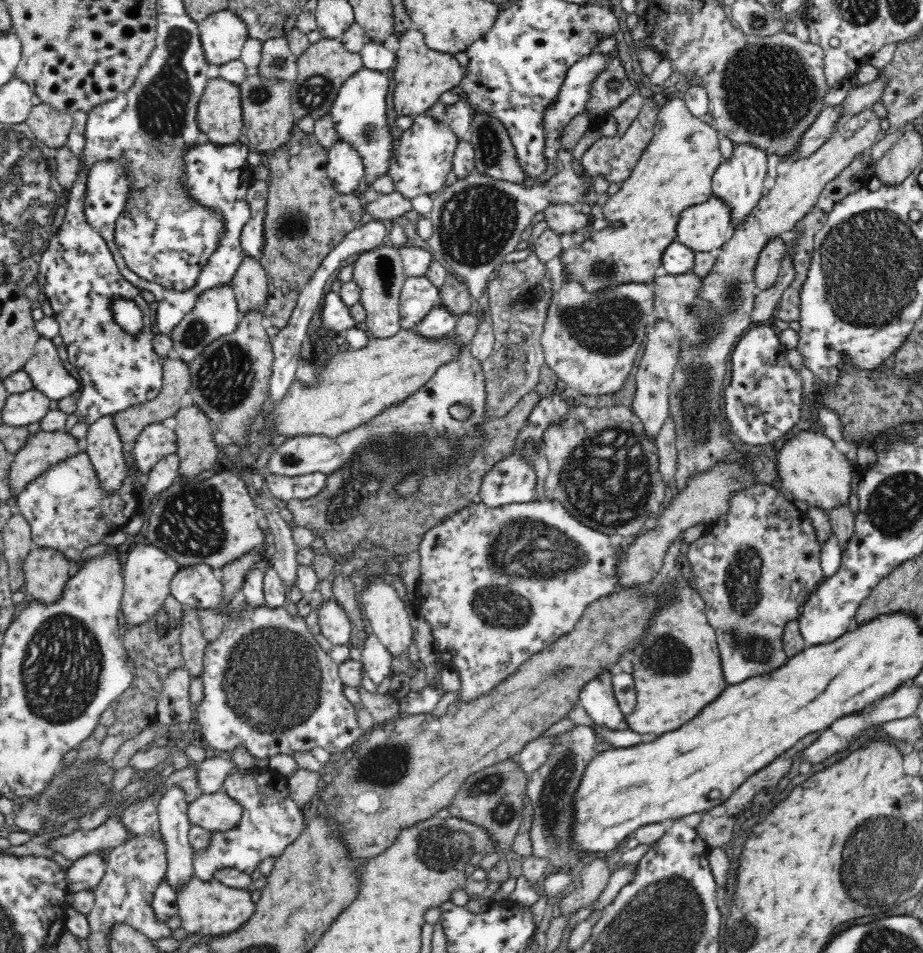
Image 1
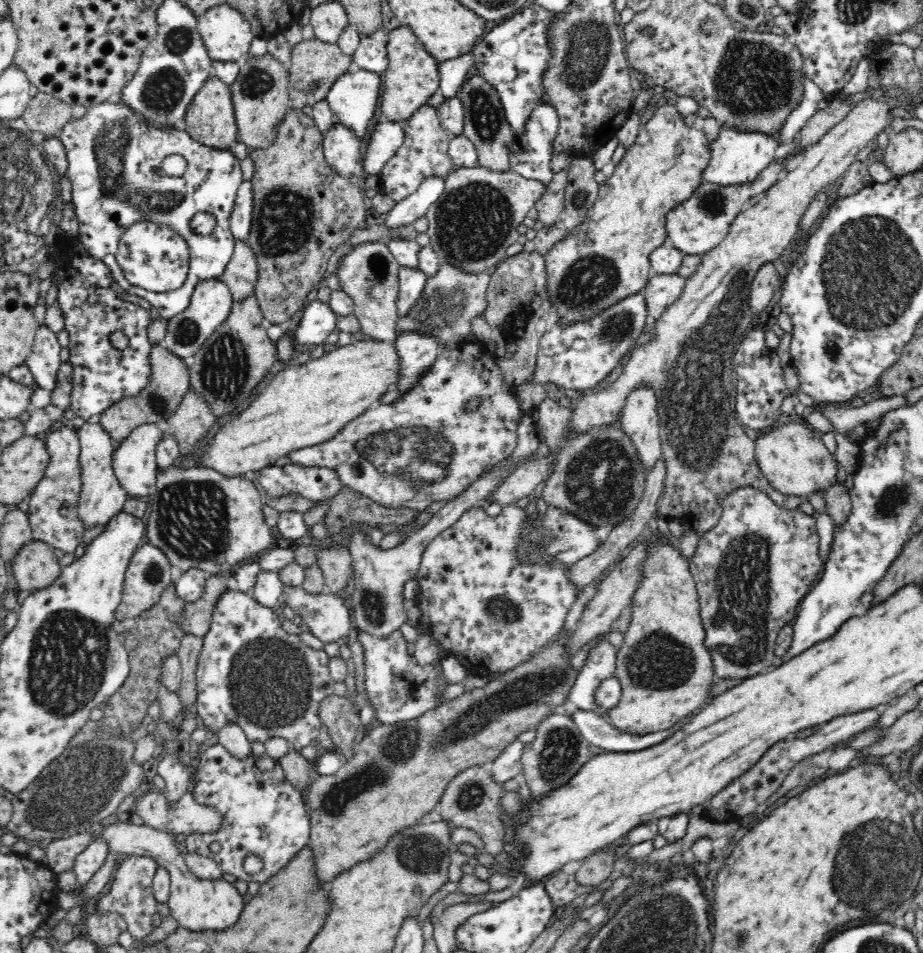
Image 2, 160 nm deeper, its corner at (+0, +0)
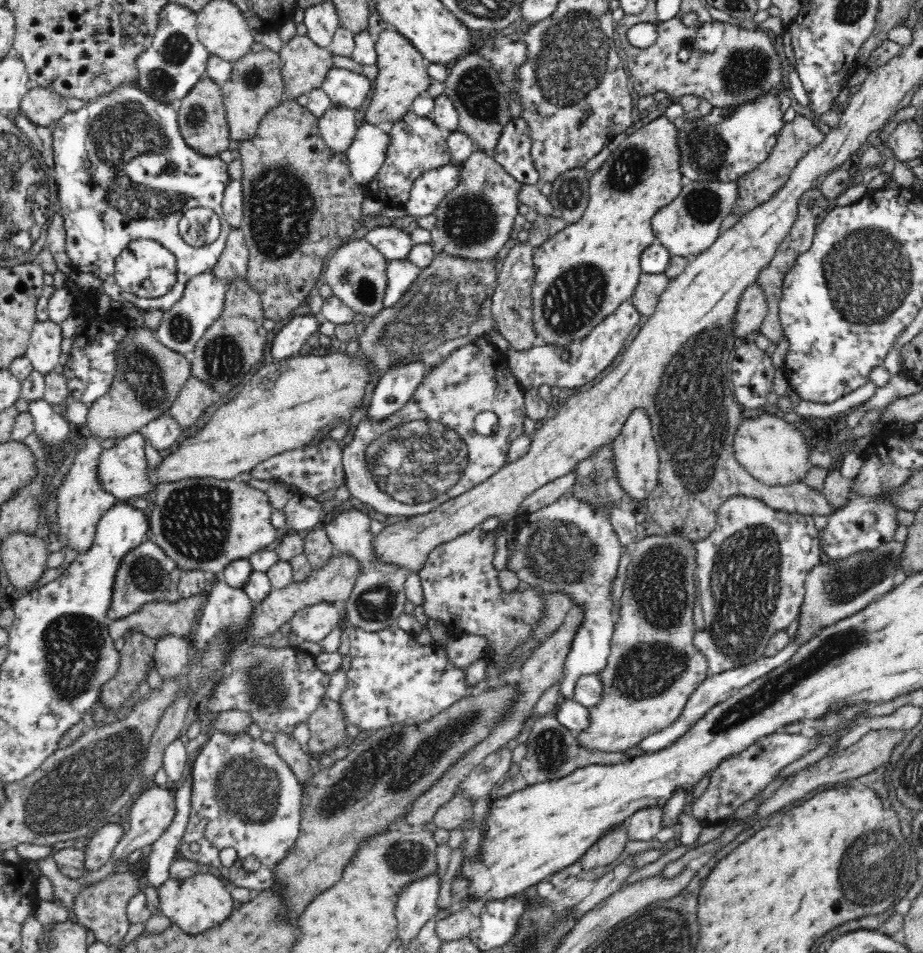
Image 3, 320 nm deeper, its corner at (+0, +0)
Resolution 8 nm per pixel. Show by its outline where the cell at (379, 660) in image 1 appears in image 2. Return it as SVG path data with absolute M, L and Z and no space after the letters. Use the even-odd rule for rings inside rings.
M394 630L386 638L378 638L367 632L356 632L364 656L365 691L368 704L373 708L374 724L391 725L421 717L444 703L441 696L444 688L451 684L443 675L438 663L418 665L406 650L407 641L400 630Z

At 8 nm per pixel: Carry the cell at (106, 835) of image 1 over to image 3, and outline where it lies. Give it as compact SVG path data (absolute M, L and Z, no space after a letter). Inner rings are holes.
M207 871L183 879L182 882L168 880L156 888L160 905L157 911L168 917L173 925L178 926L185 934L196 935L221 924L232 914L234 900L226 882L216 878Z

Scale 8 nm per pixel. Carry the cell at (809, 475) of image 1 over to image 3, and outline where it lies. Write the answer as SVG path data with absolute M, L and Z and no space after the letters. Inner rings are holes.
M771 409L756 417L744 418L734 432L734 459L746 472L766 484L790 484L804 481L808 464L809 450L800 430L784 422L781 414Z

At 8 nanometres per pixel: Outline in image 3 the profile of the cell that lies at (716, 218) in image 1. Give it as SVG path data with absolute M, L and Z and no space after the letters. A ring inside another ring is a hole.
M682 178L683 184L680 194L662 206L650 220L655 242L660 243L670 256L683 256L689 258L699 255L710 248L718 238L718 228L722 224L736 202L738 196L737 184L729 182L694 182Z

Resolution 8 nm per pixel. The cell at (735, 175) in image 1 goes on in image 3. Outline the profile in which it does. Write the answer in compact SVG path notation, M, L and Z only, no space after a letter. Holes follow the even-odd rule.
M769 91L738 106L713 106L706 115L695 111L692 118L684 116L682 125L676 127L680 173L694 182L736 181L766 160L784 126L782 116L784 111L780 109L778 94Z

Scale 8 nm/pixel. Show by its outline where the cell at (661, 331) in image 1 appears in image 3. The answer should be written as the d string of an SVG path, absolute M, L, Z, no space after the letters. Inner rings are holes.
M634 410L632 416L626 420L624 428L614 440L613 449L614 473L622 491L626 492L635 507L643 505L658 482L659 455L652 435L651 423L643 410Z

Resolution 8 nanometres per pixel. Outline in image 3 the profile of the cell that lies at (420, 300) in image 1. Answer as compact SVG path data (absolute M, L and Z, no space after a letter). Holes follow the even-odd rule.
M387 260L386 262L386 292L382 305L388 309L404 296L410 284L418 278L420 269L408 260Z

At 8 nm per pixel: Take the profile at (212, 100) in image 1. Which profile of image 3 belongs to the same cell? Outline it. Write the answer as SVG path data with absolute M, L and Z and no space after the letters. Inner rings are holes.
M208 79L198 80L192 90L177 103L177 121L180 132L186 144L194 151L206 157L216 157L224 150L228 150L230 135L224 105L222 91L219 84Z

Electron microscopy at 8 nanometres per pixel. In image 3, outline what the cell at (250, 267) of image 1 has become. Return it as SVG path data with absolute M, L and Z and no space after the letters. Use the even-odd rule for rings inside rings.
M230 226L226 244L220 258L212 268L212 272L223 282L234 278L246 277L246 266L249 262L249 250L243 232L236 226Z

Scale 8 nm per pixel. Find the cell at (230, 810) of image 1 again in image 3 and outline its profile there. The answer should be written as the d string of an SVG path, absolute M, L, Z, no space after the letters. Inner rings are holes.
M152 787L142 791L131 803L130 828L113 850L114 860L124 860L139 848L147 850L174 820L174 798L168 788Z

